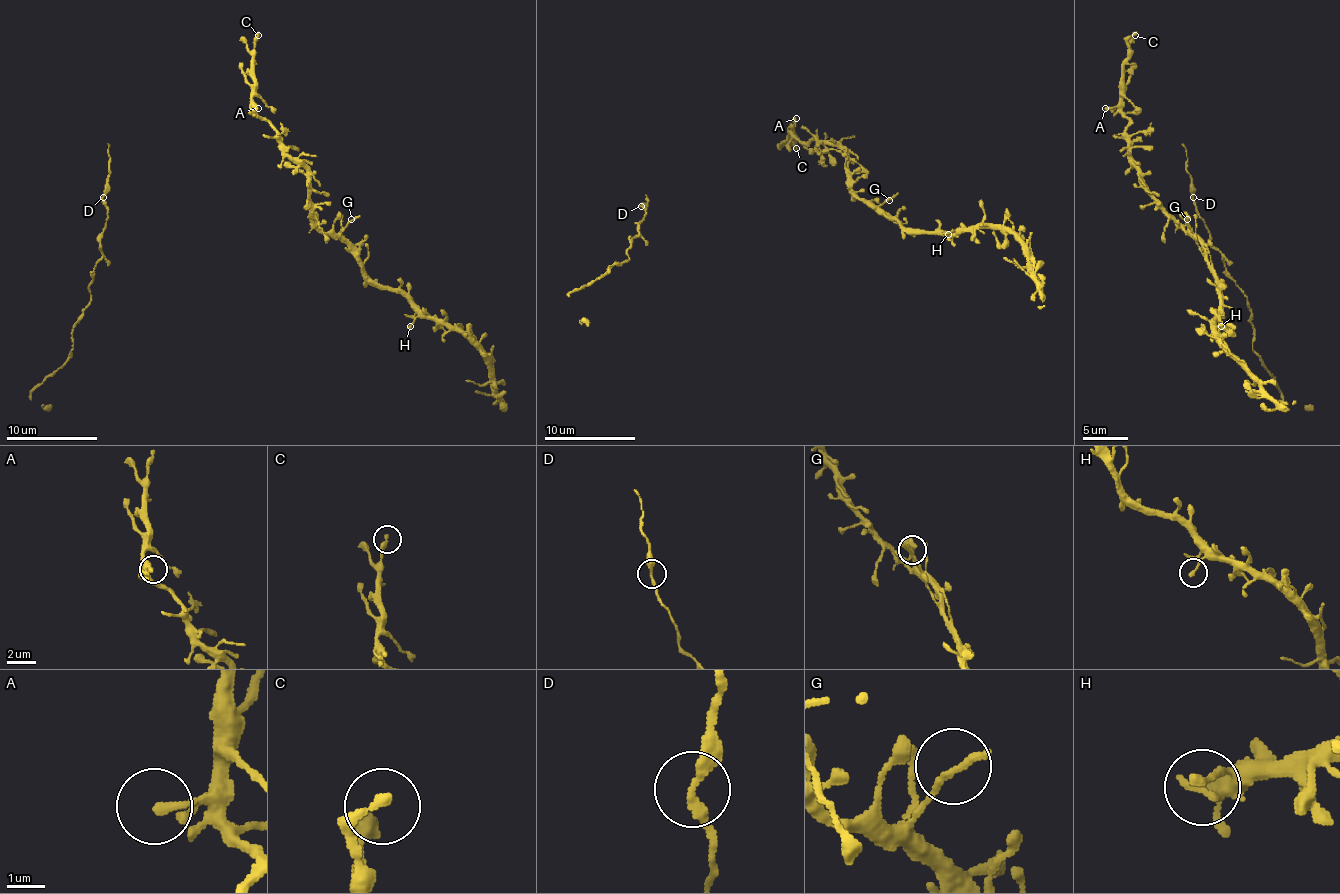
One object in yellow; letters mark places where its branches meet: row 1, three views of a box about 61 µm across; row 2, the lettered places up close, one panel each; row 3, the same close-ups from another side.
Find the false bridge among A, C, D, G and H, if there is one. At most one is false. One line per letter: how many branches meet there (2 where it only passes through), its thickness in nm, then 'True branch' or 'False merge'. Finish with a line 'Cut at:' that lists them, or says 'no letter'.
A: Branches: 2. Thickness 200 nm. True branch
C: Branches: 1. Thickness 260 nm. True branch
D: Branches: 2. Thickness 260 nm. True branch
G: Branches: 2. Thickness 180 nm. True branch
H: Branches: 1. Thickness 240 nm. True branch
Cut at: no letter

